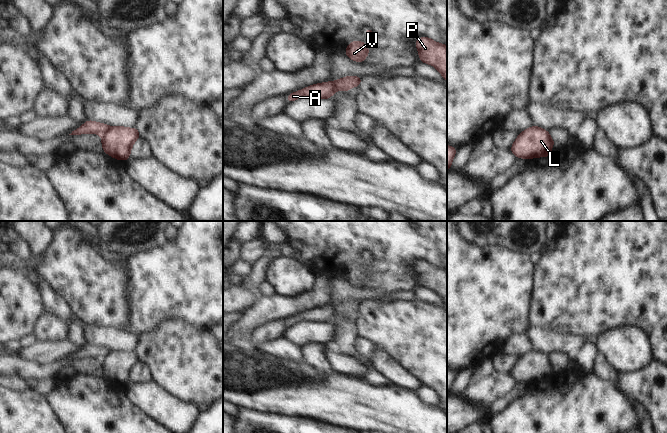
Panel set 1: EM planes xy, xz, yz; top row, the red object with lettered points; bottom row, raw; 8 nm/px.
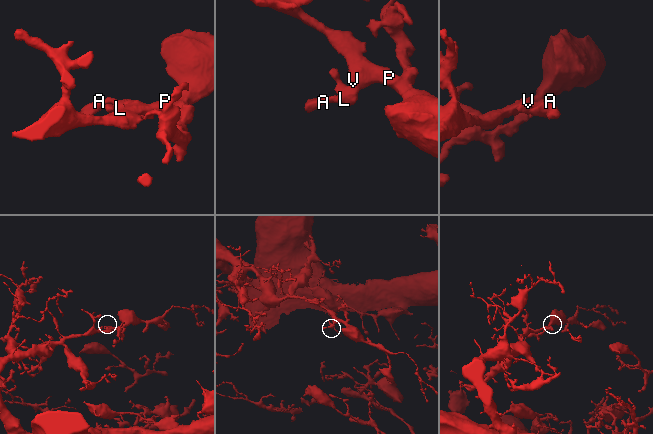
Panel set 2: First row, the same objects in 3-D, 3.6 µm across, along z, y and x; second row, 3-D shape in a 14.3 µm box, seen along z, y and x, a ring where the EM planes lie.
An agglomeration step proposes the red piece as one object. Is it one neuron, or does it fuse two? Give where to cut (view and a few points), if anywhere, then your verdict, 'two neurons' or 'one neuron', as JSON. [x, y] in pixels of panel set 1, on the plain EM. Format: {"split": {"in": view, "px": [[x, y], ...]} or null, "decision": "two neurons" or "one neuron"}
{"split": {"in": "xy", "px": [[111, 351], [102, 362]]}, "decision": "two neurons"}

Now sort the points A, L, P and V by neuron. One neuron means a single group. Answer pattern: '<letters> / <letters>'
A / L P V

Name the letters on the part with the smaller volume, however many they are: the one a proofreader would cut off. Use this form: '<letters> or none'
A

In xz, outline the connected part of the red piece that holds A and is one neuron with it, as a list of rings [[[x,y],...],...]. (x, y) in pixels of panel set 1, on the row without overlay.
[[[327,305],[323,308],[317,307],[315,309],[311,309],[304,313],[298,314],[292,318],[286,319],[288,327],[297,324],[303,318],[311,320],[311,321],[318,321],[321,323],[329,323],[334,317],[336,313],[332,306]]]

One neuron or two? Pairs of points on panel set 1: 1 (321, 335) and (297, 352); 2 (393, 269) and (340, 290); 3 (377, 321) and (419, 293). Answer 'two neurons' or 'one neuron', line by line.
1: two neurons
2: two neurons
3: two neurons

